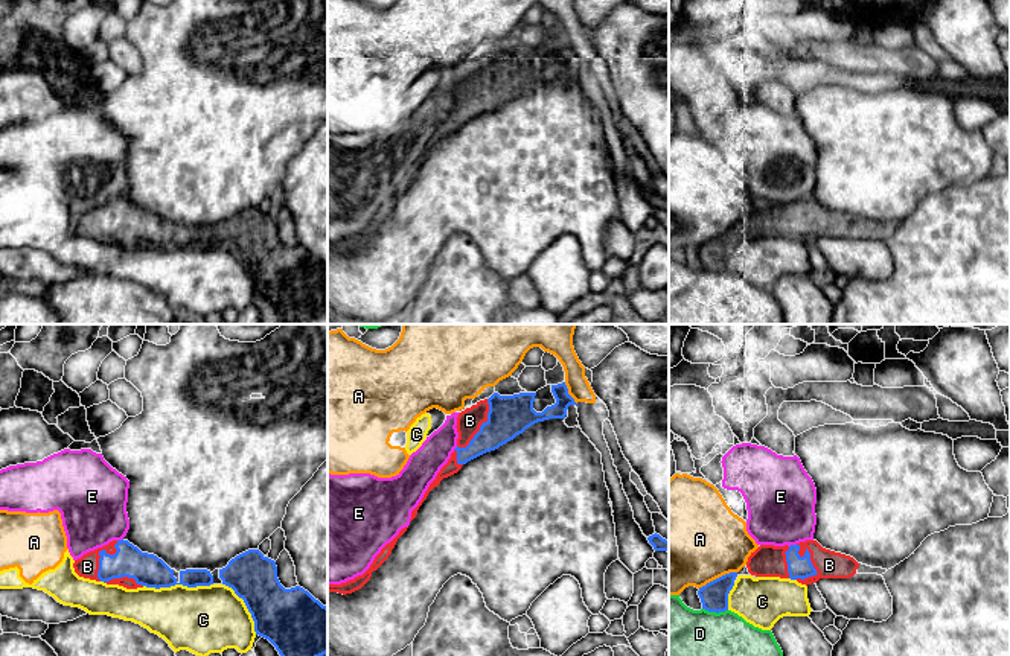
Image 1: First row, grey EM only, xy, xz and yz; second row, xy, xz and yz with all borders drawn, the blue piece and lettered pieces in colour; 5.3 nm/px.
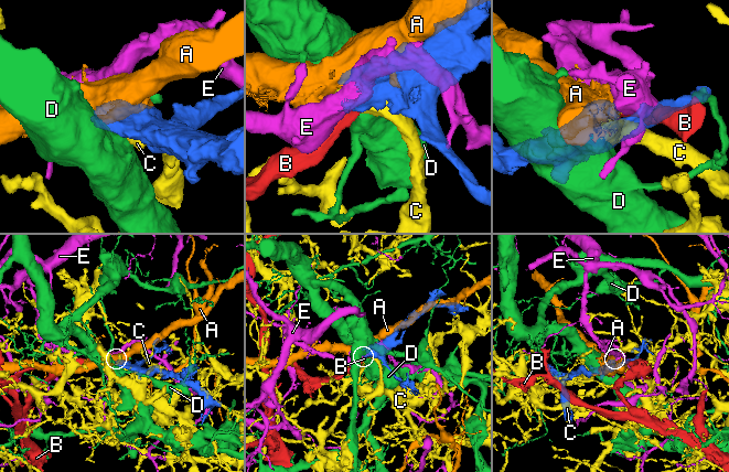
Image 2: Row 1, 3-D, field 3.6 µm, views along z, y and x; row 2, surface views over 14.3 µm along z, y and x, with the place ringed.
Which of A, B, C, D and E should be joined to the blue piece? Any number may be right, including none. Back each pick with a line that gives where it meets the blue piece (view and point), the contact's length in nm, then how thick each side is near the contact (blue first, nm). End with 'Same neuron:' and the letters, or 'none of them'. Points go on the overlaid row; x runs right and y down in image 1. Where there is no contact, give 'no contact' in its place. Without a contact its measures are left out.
B: contact yz (809, 560); length 200 nm; calibres 110 and 140 nm
Same neuron: B

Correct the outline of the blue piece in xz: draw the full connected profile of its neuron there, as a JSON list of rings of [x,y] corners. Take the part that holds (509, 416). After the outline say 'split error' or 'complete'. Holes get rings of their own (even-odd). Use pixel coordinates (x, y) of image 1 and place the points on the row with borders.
[[[565,382],[551,385],[551,393],[556,403],[547,406],[542,412],[533,409],[536,393],[519,393],[513,396],[494,393],[489,399],[480,400],[462,411],[455,426],[459,432],[457,447],[430,484],[419,505],[411,511],[410,522],[416,517],[428,493],[437,487],[443,478],[457,473],[463,464],[498,449],[538,422],[565,419],[568,406],[577,406],[568,394]]] | split error

